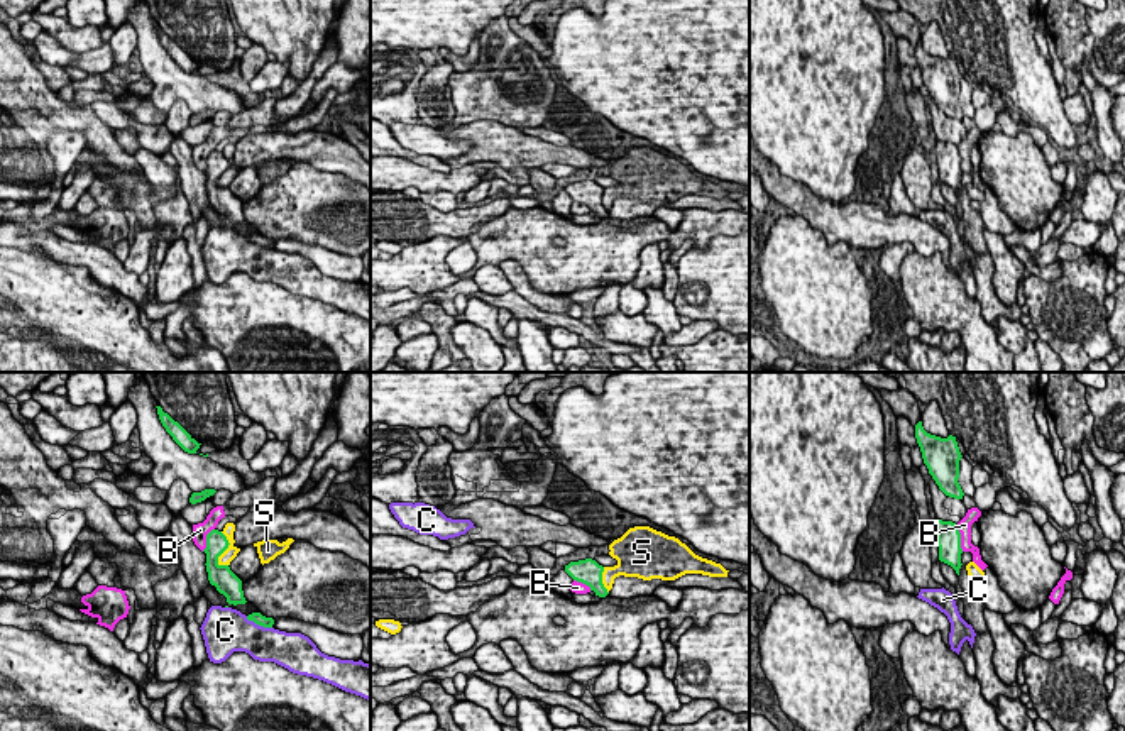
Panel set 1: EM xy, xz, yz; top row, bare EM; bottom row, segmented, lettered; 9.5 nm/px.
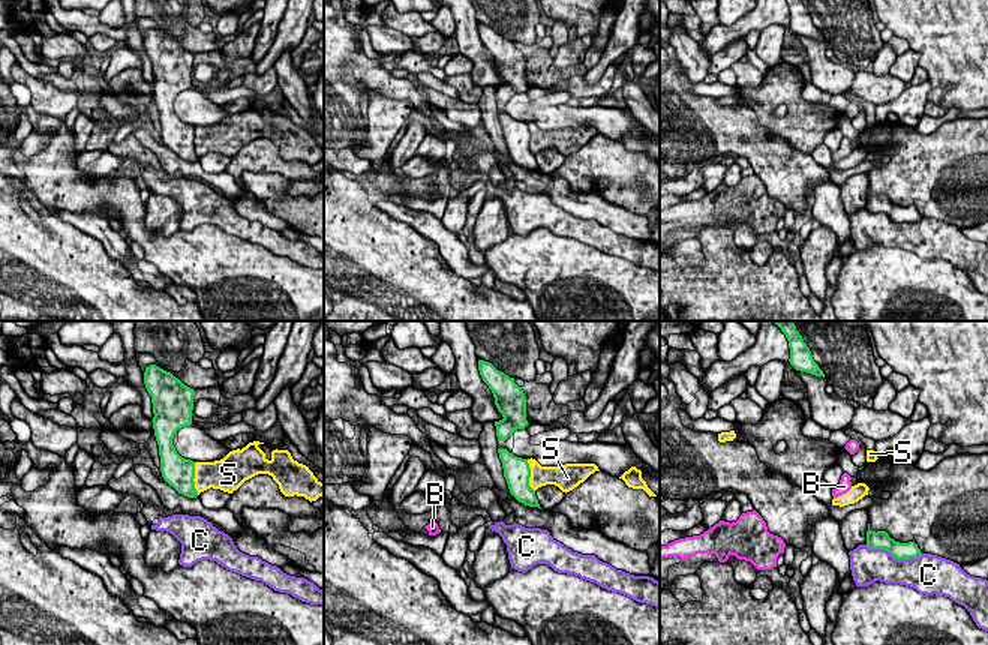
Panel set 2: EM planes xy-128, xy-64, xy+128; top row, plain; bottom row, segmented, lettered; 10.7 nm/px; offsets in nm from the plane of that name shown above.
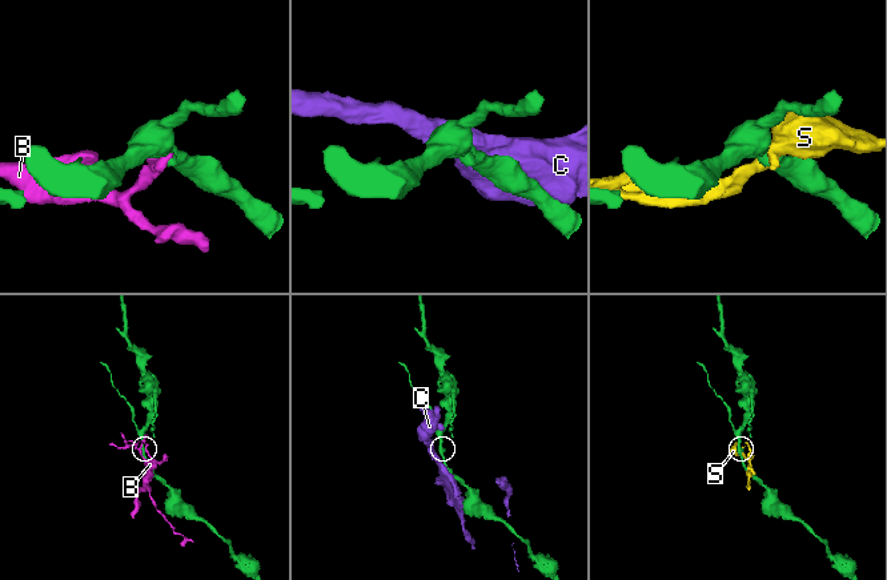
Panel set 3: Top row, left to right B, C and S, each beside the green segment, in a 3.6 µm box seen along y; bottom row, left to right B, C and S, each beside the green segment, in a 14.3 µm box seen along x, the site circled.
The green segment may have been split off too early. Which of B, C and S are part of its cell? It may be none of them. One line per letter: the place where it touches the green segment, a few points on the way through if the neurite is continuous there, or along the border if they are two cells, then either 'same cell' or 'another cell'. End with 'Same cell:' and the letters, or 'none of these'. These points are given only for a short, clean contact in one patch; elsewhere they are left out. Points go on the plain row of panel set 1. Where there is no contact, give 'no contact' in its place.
B: meets green in yz at (960, 159); border along yz (956, 146), (963, 171); another cell
C: meets green in xy at (259, 246); another cell
S: meets green in xy at (224, 171); another cell
Same cell: none of these

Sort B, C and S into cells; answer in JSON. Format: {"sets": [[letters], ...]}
{"sets": [["B"], ["C"], ["S"]]}

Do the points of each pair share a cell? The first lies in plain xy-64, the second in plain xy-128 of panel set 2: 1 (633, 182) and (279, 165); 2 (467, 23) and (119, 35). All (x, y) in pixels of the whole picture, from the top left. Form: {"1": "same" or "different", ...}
{"1": "same", "2": "different"}

